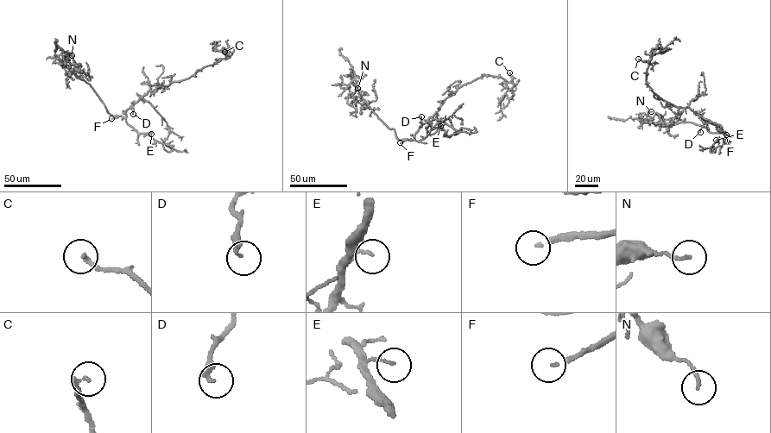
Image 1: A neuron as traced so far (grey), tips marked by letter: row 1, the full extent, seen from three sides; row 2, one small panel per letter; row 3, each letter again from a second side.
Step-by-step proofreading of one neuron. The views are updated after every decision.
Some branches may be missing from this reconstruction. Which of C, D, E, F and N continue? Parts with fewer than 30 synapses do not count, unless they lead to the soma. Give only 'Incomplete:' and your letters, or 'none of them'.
Incomplete: C, F

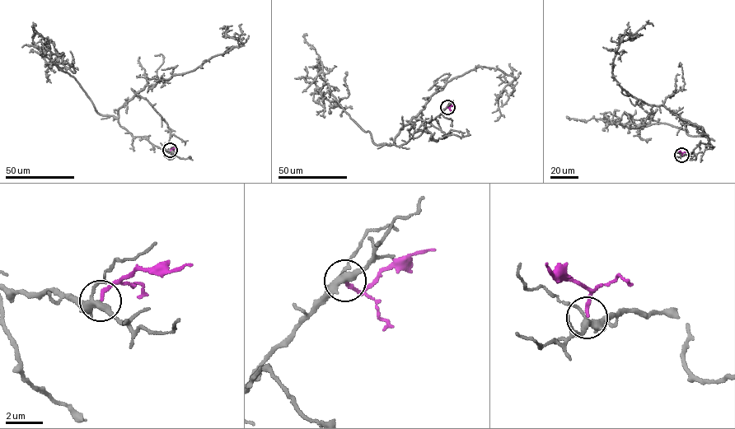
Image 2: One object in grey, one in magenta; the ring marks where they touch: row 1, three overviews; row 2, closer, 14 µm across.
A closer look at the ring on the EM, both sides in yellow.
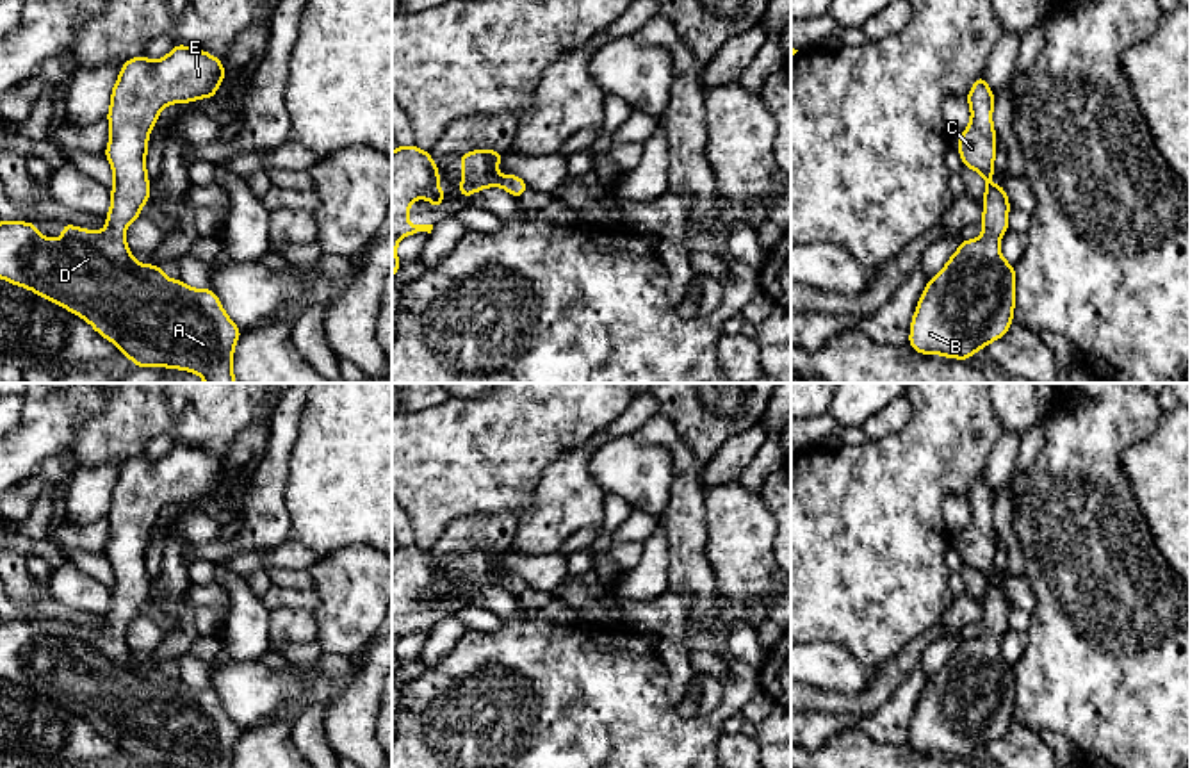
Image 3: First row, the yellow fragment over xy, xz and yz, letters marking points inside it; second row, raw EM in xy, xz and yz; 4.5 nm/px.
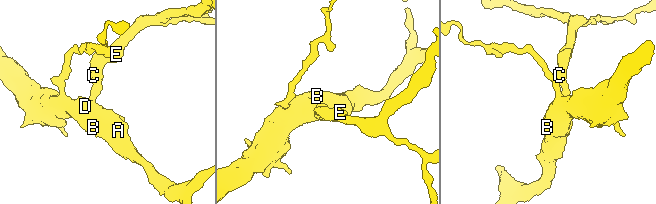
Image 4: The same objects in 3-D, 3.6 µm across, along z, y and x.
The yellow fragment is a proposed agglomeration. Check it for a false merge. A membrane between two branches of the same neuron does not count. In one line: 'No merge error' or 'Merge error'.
No merge error

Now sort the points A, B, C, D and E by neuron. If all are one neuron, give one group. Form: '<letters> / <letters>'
A B C D E

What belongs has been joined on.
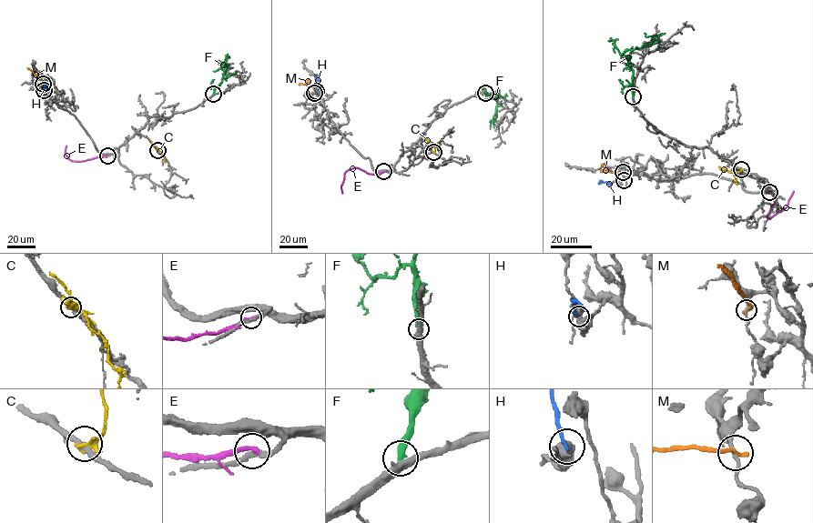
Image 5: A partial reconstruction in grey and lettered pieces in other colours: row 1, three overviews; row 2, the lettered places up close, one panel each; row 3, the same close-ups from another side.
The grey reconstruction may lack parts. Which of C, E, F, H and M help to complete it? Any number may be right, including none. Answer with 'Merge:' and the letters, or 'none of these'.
Merge: F

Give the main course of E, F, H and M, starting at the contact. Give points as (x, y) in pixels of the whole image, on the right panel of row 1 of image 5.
E: (769, 192), (774, 199), (767, 216), (769, 218), (787, 206), (793, 191)
F: (633, 96), (633, 69), (628, 64), (631, 51), (655, 37), (646, 37), (645, 33)
H: (624, 180), (609, 183), (602, 181), (598, 184)
M: (622, 173), (605, 172), (603, 164)

